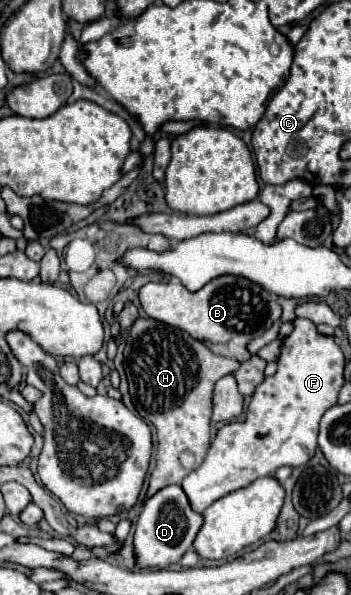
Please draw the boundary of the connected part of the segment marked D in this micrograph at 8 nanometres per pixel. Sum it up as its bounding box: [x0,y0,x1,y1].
[133,484,203,570]

